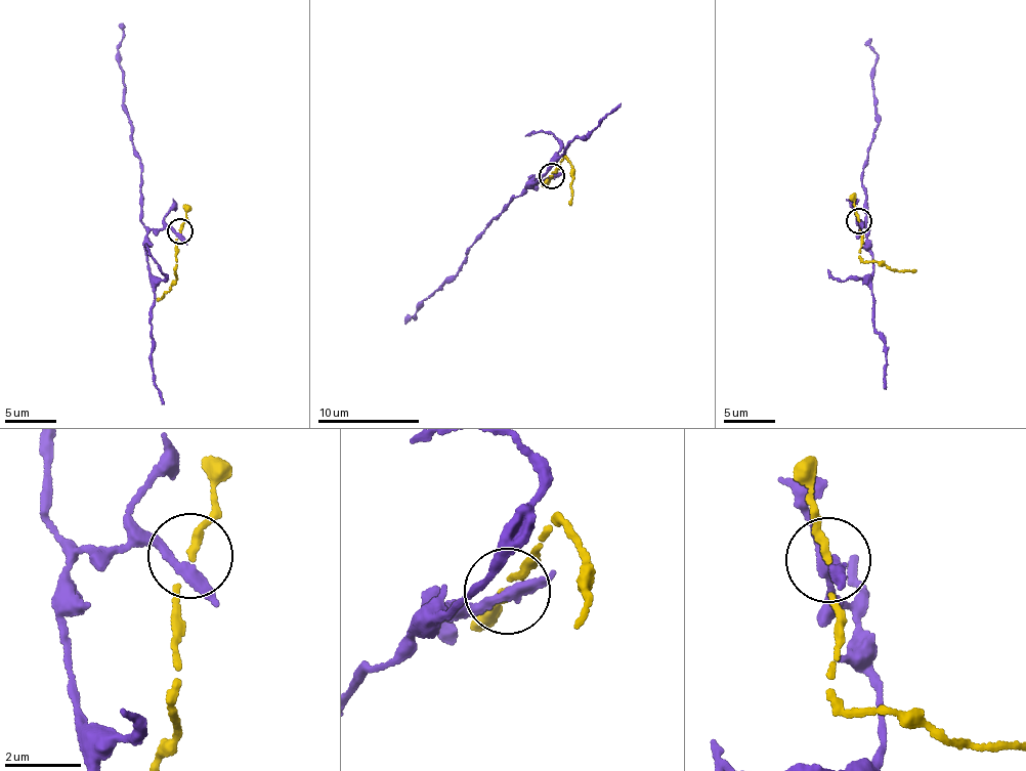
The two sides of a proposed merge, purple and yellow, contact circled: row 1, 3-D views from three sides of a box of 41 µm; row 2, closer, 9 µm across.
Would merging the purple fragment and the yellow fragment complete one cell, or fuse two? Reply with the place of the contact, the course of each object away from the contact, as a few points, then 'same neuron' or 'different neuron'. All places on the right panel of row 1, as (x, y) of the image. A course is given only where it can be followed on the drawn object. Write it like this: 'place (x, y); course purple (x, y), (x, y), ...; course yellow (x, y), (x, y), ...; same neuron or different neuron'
place (859, 220); course purple (859, 221), (863, 232), (868, 228), (862, 168), (878, 123), (872, 79), (875, 53), (869, 45), (870, 38); course yellow (859, 221), (861, 255), (865, 260), (904, 272), (917, 269); different neuron

